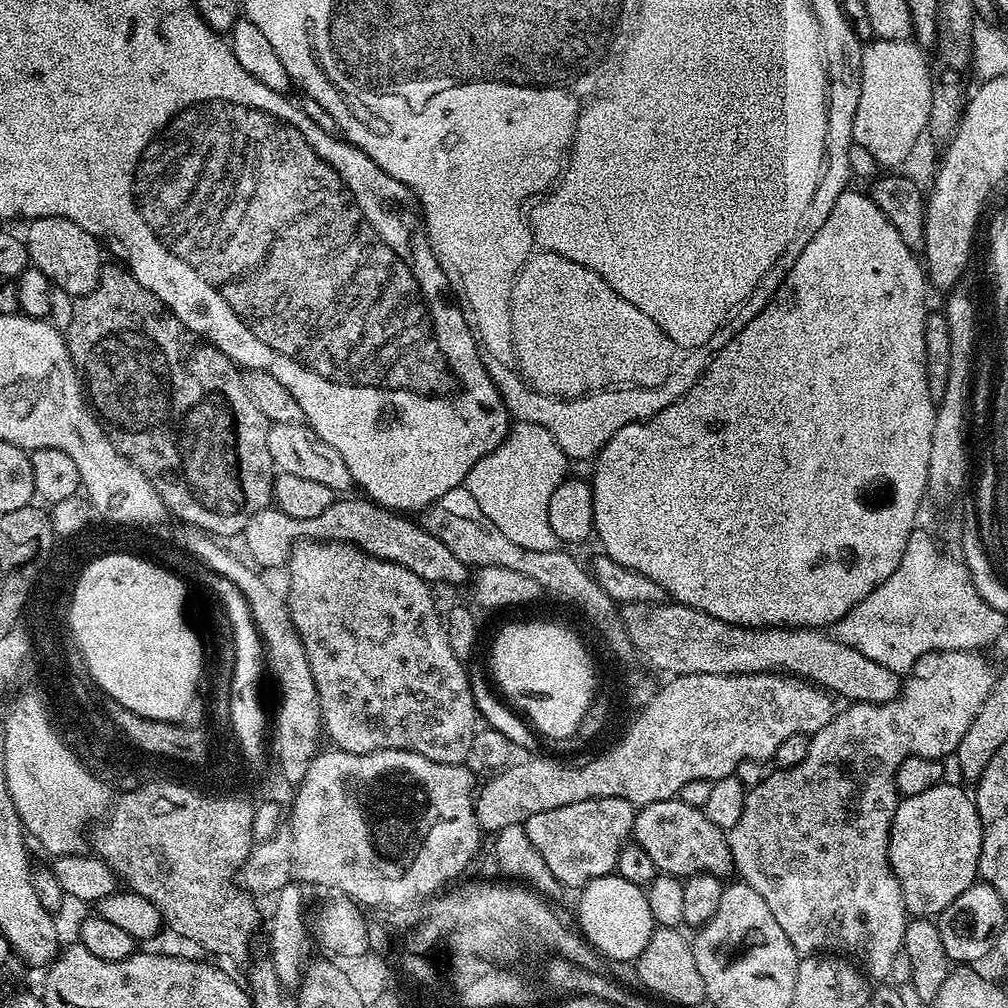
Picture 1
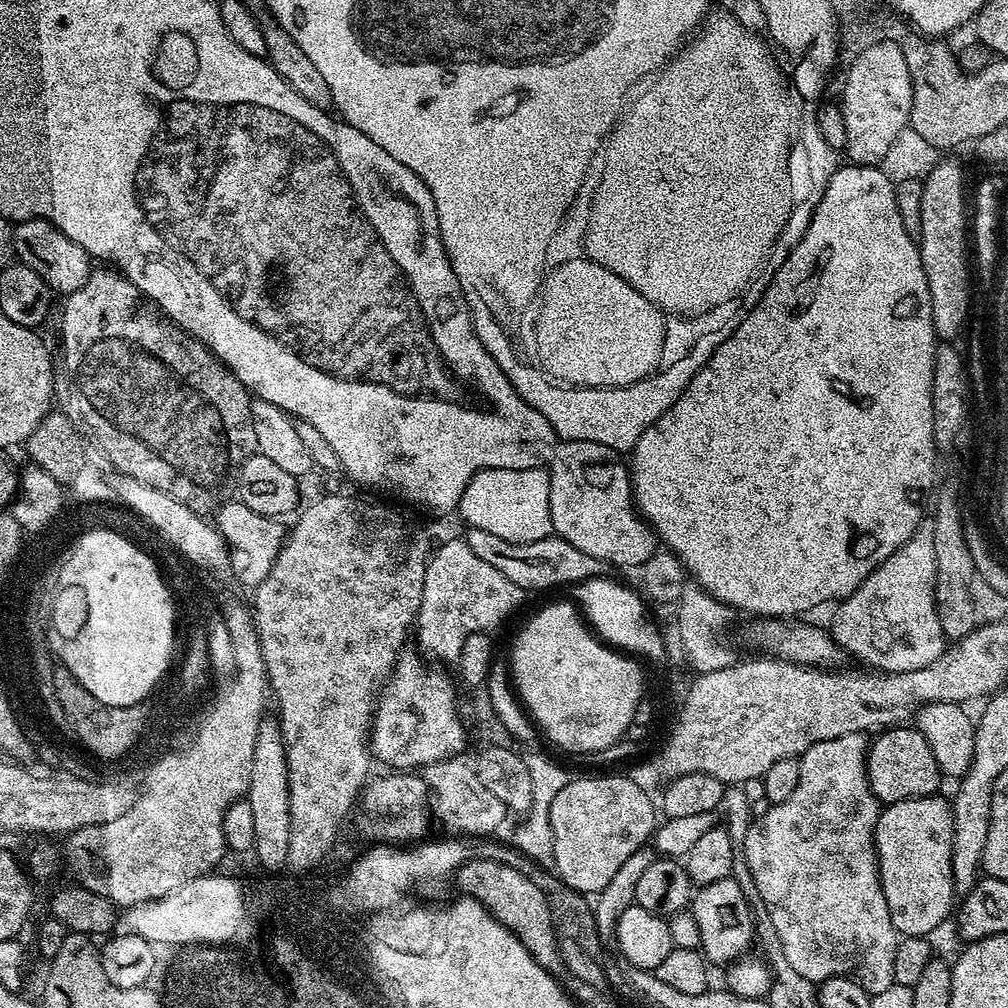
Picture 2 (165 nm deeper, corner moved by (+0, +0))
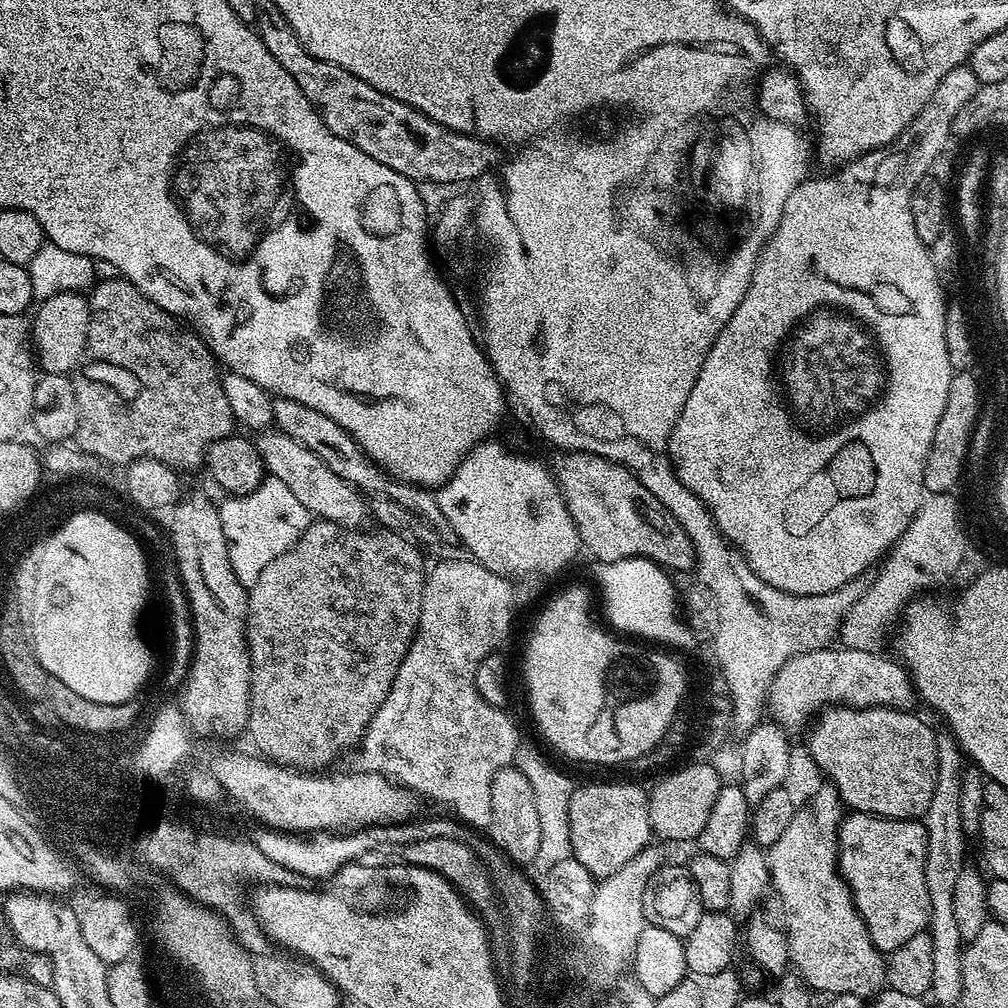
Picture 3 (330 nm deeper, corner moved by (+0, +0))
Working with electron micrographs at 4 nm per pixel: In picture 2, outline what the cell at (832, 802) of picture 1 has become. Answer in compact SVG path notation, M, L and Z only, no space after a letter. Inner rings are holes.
M865 733L842 734L842 738L830 738L826 742L818 742L810 746L803 756L799 757L800 773L798 787L794 794L786 798L786 802L771 805L764 817L757 819L748 827L746 834L745 852L750 874L766 904L766 910L778 932L787 961L803 978L819 984L830 977L851 976L868 992L869 995L883 992L894 984L894 956L900 941L900 935L890 919L890 906L886 906L886 894L882 894L880 885L880 867L876 861L876 823L880 817L881 803L870 790L868 781L868 745L869 737Z

